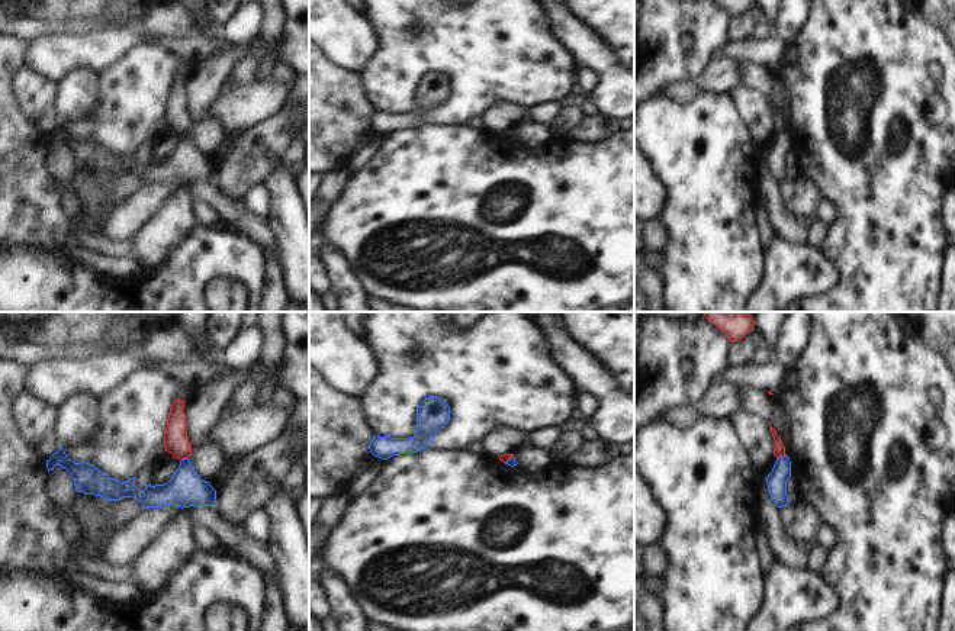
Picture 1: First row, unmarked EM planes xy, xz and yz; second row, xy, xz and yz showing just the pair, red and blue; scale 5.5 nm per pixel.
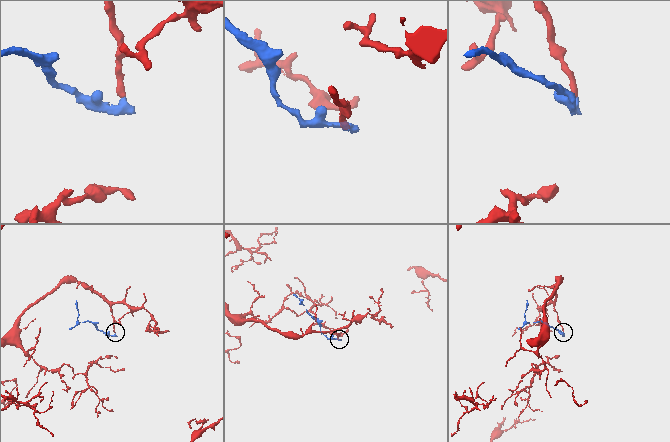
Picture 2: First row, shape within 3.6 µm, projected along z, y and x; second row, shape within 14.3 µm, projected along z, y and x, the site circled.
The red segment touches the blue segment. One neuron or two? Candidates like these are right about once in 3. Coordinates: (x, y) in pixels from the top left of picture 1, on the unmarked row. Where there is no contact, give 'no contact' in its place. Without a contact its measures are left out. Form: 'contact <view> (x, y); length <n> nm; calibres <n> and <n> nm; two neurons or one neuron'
contact yz (781, 131); length 60 nm; calibres 60 and 110 nm; two neurons

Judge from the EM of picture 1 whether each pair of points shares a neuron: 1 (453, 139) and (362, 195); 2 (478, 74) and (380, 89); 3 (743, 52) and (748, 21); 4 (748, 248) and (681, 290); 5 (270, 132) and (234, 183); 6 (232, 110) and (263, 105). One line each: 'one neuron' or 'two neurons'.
1: one neuron
2: one neuron
3: two neurons
4: one neuron
5: one neuron
6: one neuron

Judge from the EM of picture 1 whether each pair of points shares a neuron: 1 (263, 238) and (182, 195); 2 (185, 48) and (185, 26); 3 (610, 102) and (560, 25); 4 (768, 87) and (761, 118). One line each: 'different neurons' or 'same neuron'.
1: different neurons
2: different neurons
3: same neuron
4: different neurons

